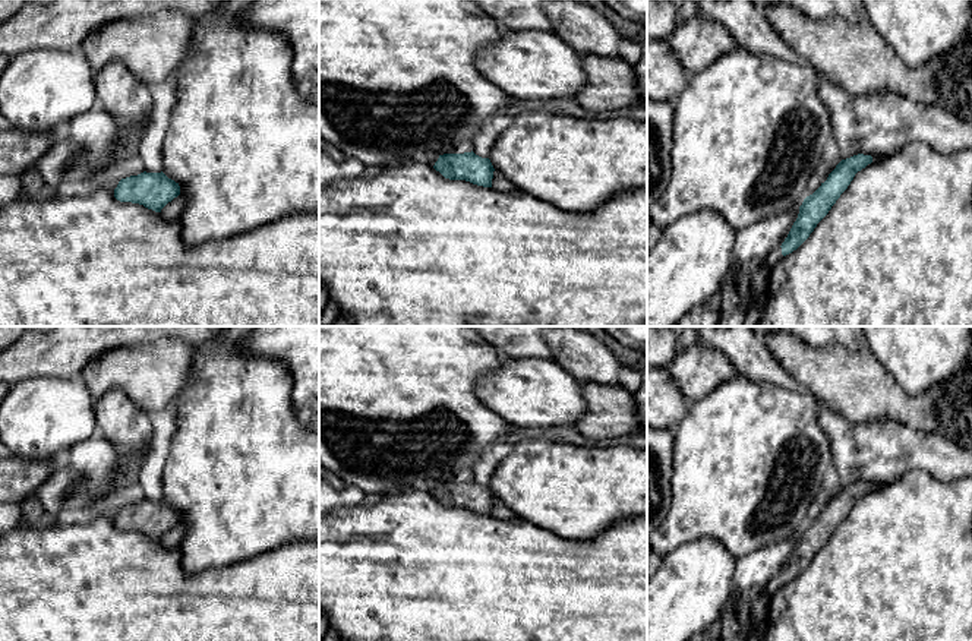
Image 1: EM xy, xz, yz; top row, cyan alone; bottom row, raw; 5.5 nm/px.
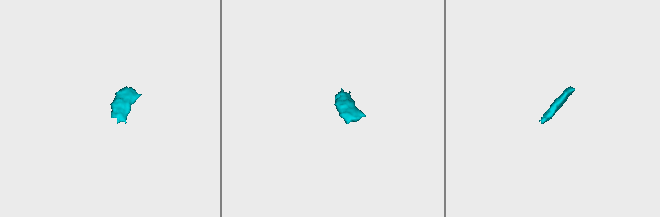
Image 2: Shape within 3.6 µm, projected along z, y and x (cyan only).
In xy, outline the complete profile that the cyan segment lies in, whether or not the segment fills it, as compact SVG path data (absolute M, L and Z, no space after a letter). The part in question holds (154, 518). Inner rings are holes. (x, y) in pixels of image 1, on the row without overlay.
M141 501L122 506L114 517L114 525L120 530L143 533L148 537L161 537L180 522L180 514L161 501Z

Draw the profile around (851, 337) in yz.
M785 326L790 334L811 347L840 344L852 351L861 348L865 340L861 326Z

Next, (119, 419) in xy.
M110 389L94 400L97 429L114 443L122 464L122 479L138 483L143 457L151 452L149 413L138 407L122 389Z

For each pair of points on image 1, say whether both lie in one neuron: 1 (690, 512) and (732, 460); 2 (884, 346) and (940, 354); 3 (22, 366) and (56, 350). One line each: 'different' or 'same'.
1: same
2: same
3: same

